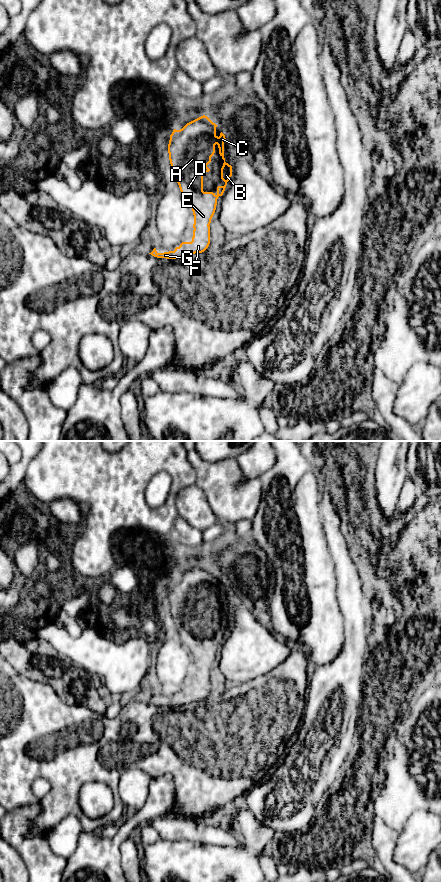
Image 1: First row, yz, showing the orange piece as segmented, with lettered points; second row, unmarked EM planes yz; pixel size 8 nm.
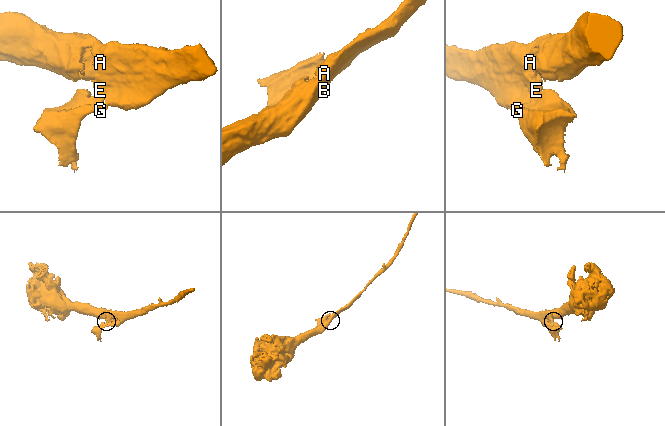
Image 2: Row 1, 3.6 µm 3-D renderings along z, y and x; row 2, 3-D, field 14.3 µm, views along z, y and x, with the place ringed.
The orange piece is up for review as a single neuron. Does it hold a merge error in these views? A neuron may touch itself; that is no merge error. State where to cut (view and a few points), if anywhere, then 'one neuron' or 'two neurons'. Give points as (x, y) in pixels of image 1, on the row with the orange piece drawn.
cut none; one neuron

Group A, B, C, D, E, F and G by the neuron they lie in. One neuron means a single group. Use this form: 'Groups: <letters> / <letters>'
Groups: A B C D E F G

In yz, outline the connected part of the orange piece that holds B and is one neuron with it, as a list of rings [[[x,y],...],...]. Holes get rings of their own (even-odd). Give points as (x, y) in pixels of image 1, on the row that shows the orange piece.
[[[203,115],[189,123],[187,123],[182,129],[180,130],[176,130],[174,129],[172,134],[170,135],[170,140],[169,140],[169,144],[168,144],[168,153],[169,153],[169,160],[170,160],[170,164],[171,164],[171,168],[173,170],[173,173],[174,173],[174,177],[179,185],[179,188],[180,188],[180,191],[181,191],[181,194],[183,197],[185,197],[187,199],[187,201],[189,202],[190,204],[190,207],[192,208],[192,211],[193,211],[193,215],[194,215],[194,224],[193,224],[193,237],[192,237],[192,241],[191,242],[182,242],[180,244],[179,247],[176,247],[174,251],[169,251],[169,252],[164,252],[164,253],[158,253],[156,251],[156,248],[153,249],[153,251],[149,254],[151,254],[152,256],[154,257],[157,257],[157,258],[166,258],[166,259],[178,259],[178,258],[182,258],[182,257],[185,257],[185,256],[188,256],[188,255],[192,255],[192,254],[195,254],[195,253],[202,253],[204,252],[209,244],[210,244],[210,223],[211,223],[211,219],[215,213],[215,210],[216,210],[216,205],[217,205],[217,199],[219,196],[222,196],[224,191],[225,191],[225,188],[226,188],[226,185],[227,185],[227,182],[229,181],[230,177],[232,176],[232,166],[229,165],[228,163],[225,162],[225,158],[224,158],[224,142],[226,140],[225,138],[225,135],[221,132],[220,133],[220,136],[218,137],[216,135],[216,127],[217,125],[215,123],[213,123],[207,116]],[[215,145],[218,145],[218,148],[219,148],[219,154],[220,156],[222,157],[222,159],[224,160],[224,163],[223,163],[223,166],[221,168],[221,179],[225,182],[225,185],[224,186],[218,186],[217,187],[217,193],[213,193],[213,192],[204,192],[203,191],[203,173],[204,172],[209,172],[210,169],[207,167],[207,165],[211,162],[211,157],[214,155],[215,153]]]

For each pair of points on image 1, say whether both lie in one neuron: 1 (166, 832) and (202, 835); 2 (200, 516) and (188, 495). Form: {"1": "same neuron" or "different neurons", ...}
{"1": "same neuron", "2": "same neuron"}

